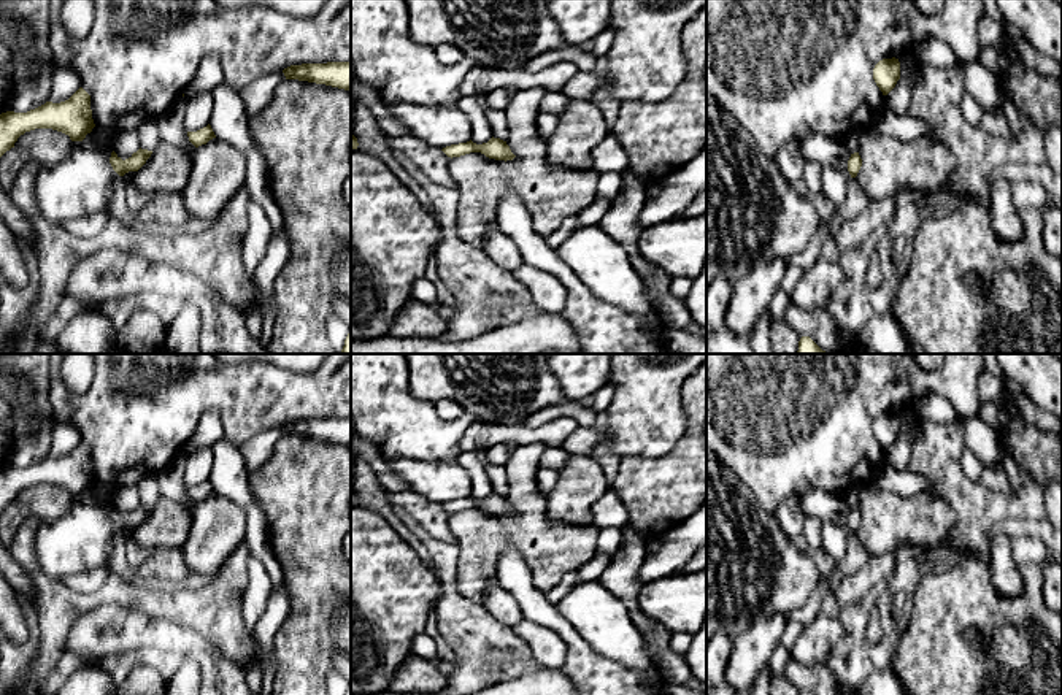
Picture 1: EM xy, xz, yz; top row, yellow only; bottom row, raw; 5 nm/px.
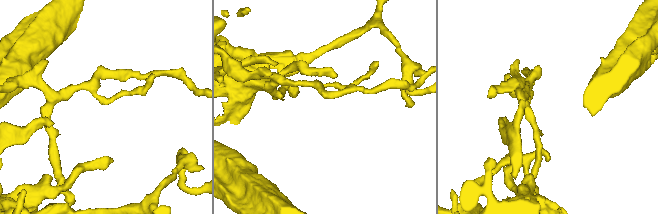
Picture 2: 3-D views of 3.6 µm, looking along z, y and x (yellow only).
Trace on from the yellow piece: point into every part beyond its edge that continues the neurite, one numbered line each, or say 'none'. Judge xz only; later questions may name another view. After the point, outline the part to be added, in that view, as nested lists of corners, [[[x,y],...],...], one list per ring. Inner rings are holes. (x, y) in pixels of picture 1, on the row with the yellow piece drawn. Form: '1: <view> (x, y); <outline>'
none

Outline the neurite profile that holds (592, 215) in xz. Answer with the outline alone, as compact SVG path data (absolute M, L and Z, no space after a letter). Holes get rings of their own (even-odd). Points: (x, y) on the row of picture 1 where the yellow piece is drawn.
M597 197L587 208L584 208L578 214L581 228L598 225L602 219L606 216L606 213L610 211L610 208L611 208L611 200Z

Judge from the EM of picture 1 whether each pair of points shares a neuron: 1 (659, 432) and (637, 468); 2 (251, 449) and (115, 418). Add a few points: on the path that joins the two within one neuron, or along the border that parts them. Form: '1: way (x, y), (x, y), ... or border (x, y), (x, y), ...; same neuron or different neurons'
1: border (678, 440), (667, 453), (657, 457), (623, 457); different neurons
2: border (273, 427), (254, 433), (240, 448); different neurons

